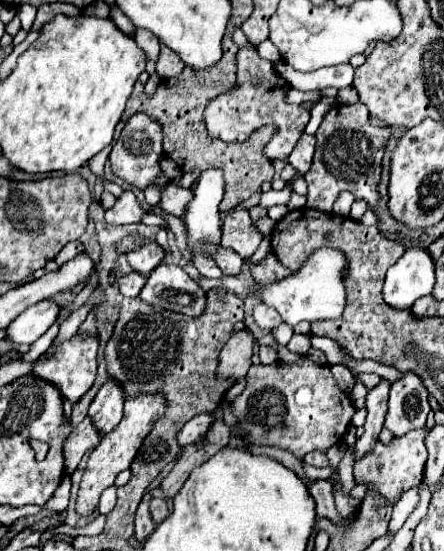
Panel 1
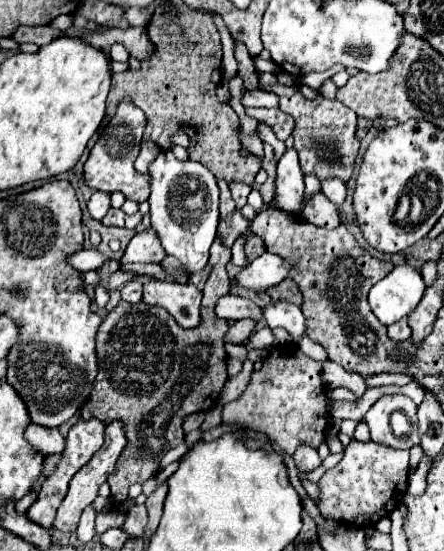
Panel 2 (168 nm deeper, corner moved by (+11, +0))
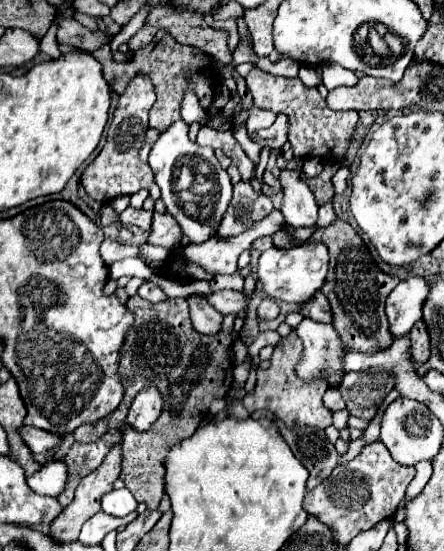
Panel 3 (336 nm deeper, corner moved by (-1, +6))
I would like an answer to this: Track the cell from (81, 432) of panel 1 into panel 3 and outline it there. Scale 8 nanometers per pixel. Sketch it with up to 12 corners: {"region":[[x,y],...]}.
{"region":[[20,427],[20,435],[34,455],[46,453],[62,435],[38,427]]}

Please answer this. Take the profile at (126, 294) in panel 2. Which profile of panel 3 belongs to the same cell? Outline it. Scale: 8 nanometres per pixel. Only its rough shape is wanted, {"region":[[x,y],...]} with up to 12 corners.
{"region":[[142,283],[138,295],[146,301],[158,303],[166,299],[156,283]]}

